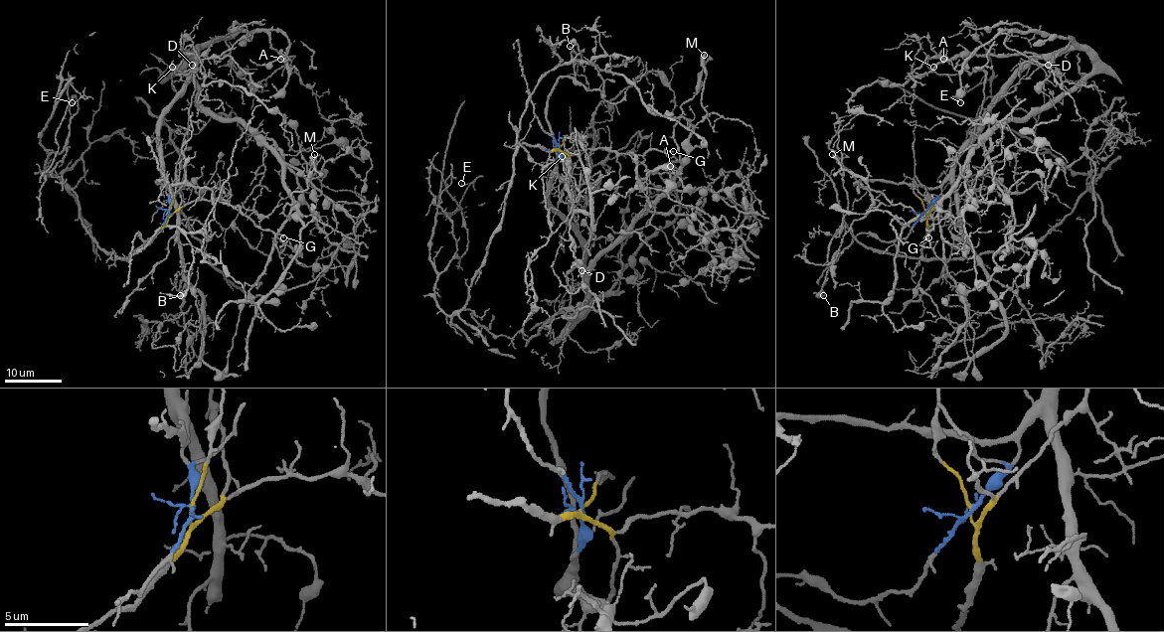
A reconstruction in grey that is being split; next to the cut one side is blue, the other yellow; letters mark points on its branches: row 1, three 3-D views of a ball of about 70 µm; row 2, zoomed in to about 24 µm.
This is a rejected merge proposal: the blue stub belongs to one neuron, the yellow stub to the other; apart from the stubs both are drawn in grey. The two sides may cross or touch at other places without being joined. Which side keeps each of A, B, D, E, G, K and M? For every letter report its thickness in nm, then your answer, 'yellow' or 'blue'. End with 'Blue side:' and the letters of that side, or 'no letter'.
A: calibre 160 nm; blue
B: calibre 80 nm; yellow
D: calibre 110 nm; blue
E: calibre 120 nm; yellow
G: calibre 150 nm; yellow
K: calibre 110 nm; blue
M: calibre 220 nm; blue
Blue side: A, D, K, M

